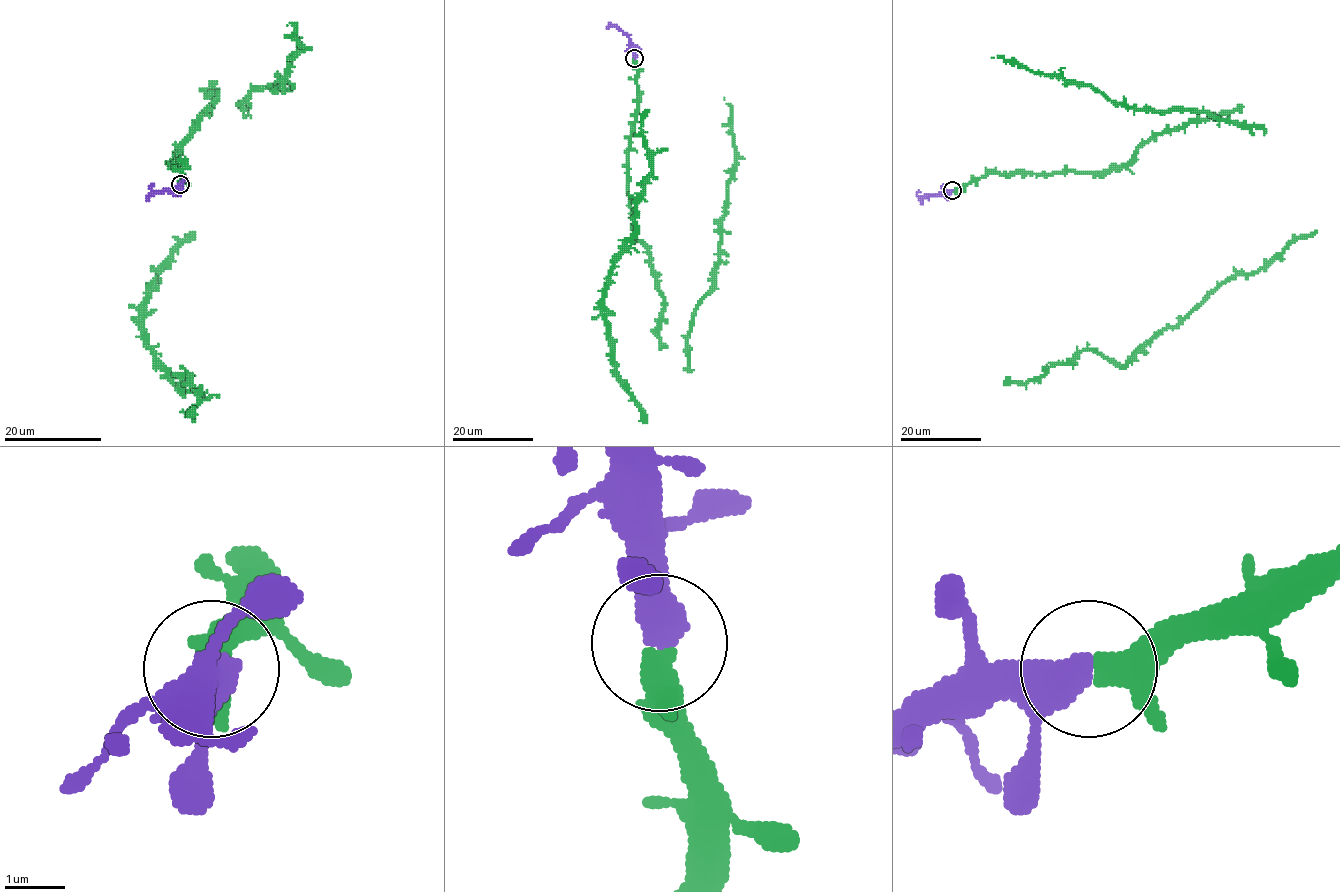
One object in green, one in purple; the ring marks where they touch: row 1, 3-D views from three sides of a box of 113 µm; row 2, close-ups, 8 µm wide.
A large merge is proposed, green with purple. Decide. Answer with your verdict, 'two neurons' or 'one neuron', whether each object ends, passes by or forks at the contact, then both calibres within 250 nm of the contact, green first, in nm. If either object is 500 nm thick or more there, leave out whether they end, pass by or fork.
one neuron | 380/550 nm

